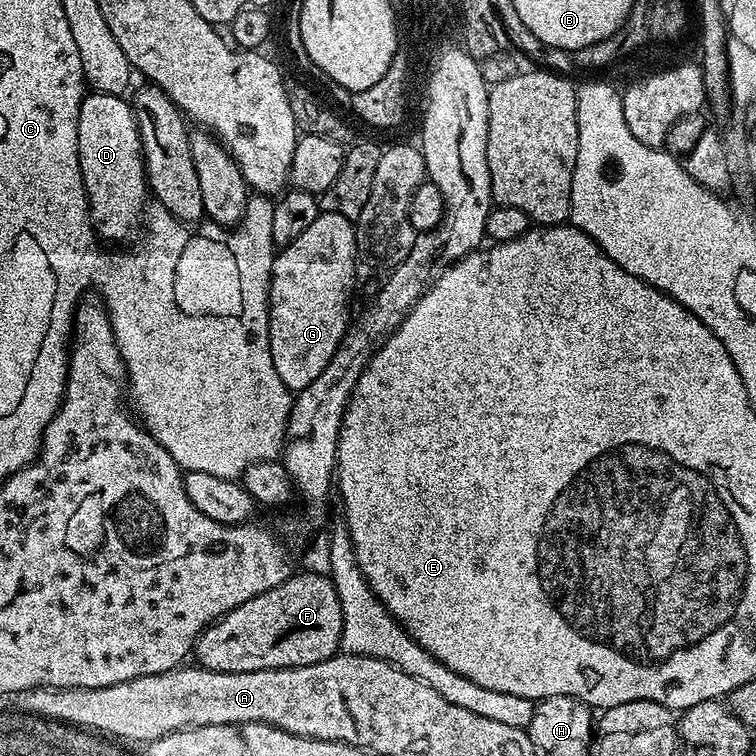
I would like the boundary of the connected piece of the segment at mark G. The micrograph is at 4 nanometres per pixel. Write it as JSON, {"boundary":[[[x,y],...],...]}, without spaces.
{"boundary":[[[321,211],[320,215],[315,218],[306,230],[299,234],[298,238],[290,242],[289,245],[281,247],[276,254],[276,260],[272,263],[272,277],[268,283],[268,325],[270,326],[270,354],[274,358],[274,370],[278,370],[278,378],[282,378],[282,382],[287,386],[289,392],[295,394],[301,392],[306,386],[310,386],[310,382],[314,382],[314,378],[318,378],[318,374],[322,374],[322,370],[326,370],[330,358],[334,358],[334,354],[338,350],[338,346],[344,337],[344,331],[350,323],[350,315],[348,316],[348,303],[352,300],[352,287],[356,284],[356,262],[358,263],[358,255],[356,249],[356,225],[353,221],[347,220],[342,214],[337,212]]]}

